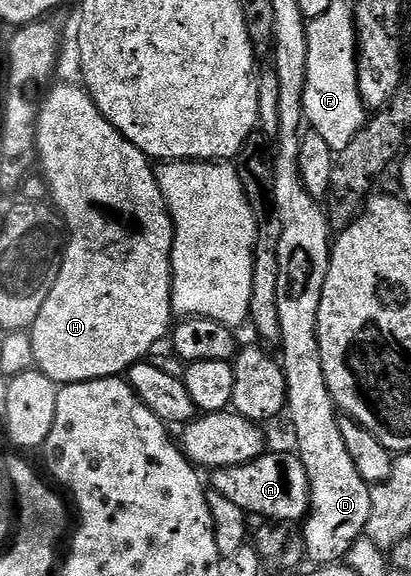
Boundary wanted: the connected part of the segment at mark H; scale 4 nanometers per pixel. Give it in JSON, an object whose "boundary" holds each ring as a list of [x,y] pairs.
{"boundary":[[[52,84],[48,89],[43,104],[39,107],[39,118],[35,124],[35,152],[37,154],[38,168],[43,168],[41,174],[46,188],[49,190],[50,200],[54,208],[58,209],[64,222],[69,240],[63,250],[63,256],[59,263],[59,274],[49,291],[49,299],[45,299],[45,307],[37,315],[37,319],[31,324],[29,330],[33,343],[33,355],[35,356],[34,368],[41,370],[49,379],[55,381],[56,386],[72,385],[78,381],[96,381],[102,377],[117,377],[126,374],[133,365],[139,364],[148,356],[147,352],[166,338],[173,329],[173,310],[171,307],[171,292],[173,291],[173,275],[171,274],[171,252],[175,242],[175,224],[171,218],[171,212],[167,209],[167,201],[163,198],[161,187],[155,178],[155,169],[151,158],[146,157],[125,135],[121,135],[101,115],[96,107],[95,100],[87,92],[83,85]]]}

